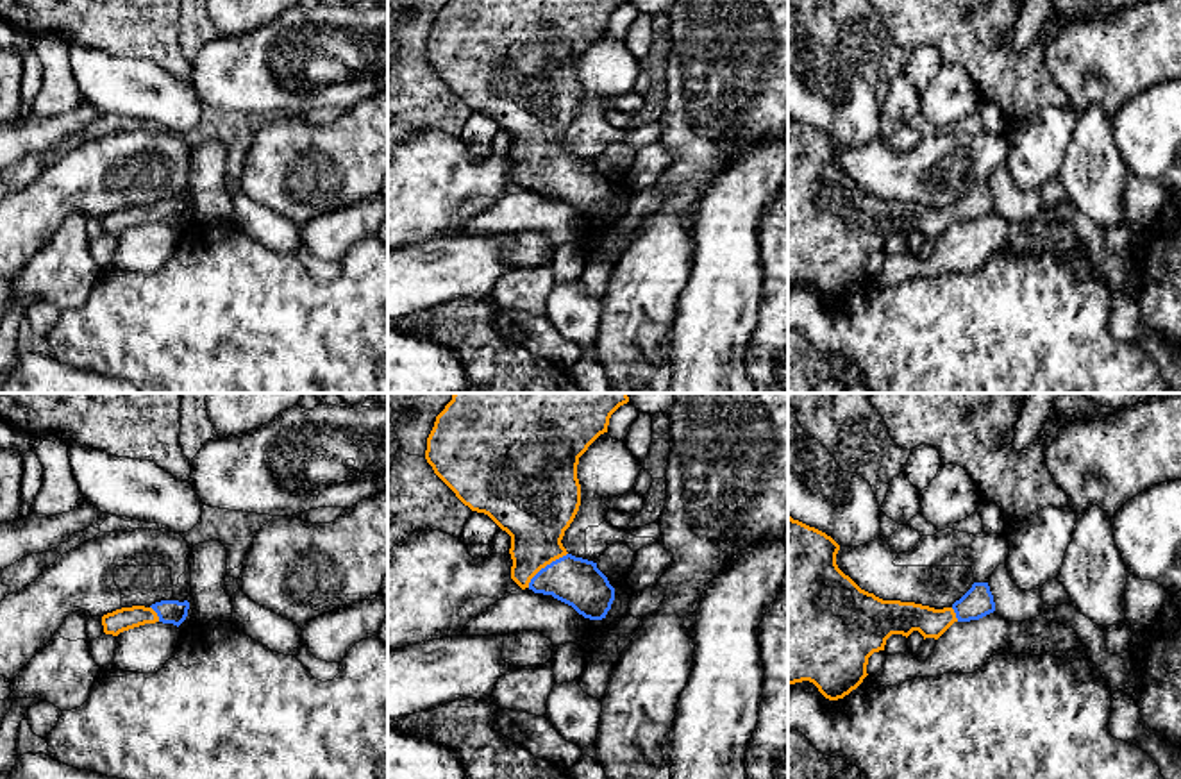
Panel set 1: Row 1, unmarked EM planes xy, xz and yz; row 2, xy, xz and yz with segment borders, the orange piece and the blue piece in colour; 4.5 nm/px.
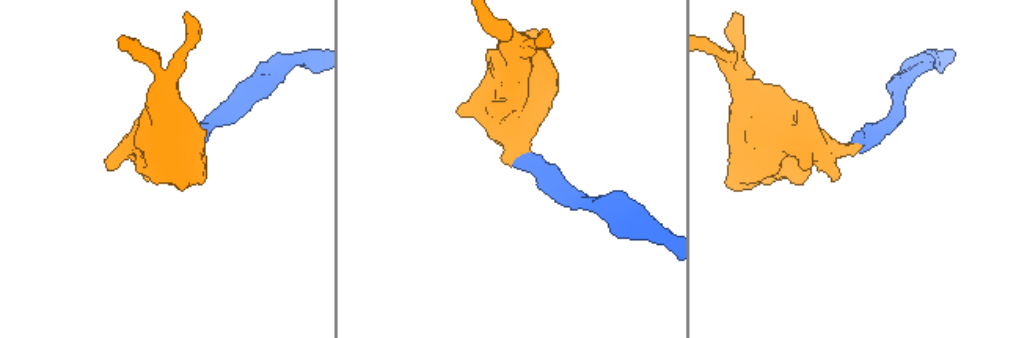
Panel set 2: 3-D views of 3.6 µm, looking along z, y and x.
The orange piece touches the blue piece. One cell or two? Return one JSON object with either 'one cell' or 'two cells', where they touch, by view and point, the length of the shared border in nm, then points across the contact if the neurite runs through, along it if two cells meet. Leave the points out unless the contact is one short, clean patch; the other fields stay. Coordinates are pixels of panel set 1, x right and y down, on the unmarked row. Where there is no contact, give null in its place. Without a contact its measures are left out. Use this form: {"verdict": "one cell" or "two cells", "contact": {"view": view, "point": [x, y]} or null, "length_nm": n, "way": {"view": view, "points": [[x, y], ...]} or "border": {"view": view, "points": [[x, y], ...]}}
{"verdict": "one cell", "contact": {"view": "xz", "point": [545, 165]}, "length_nm": 240, "way": {"view": "xz", "points": [[535, 111], [536, 152], [545, 165], [576, 181]]}}

